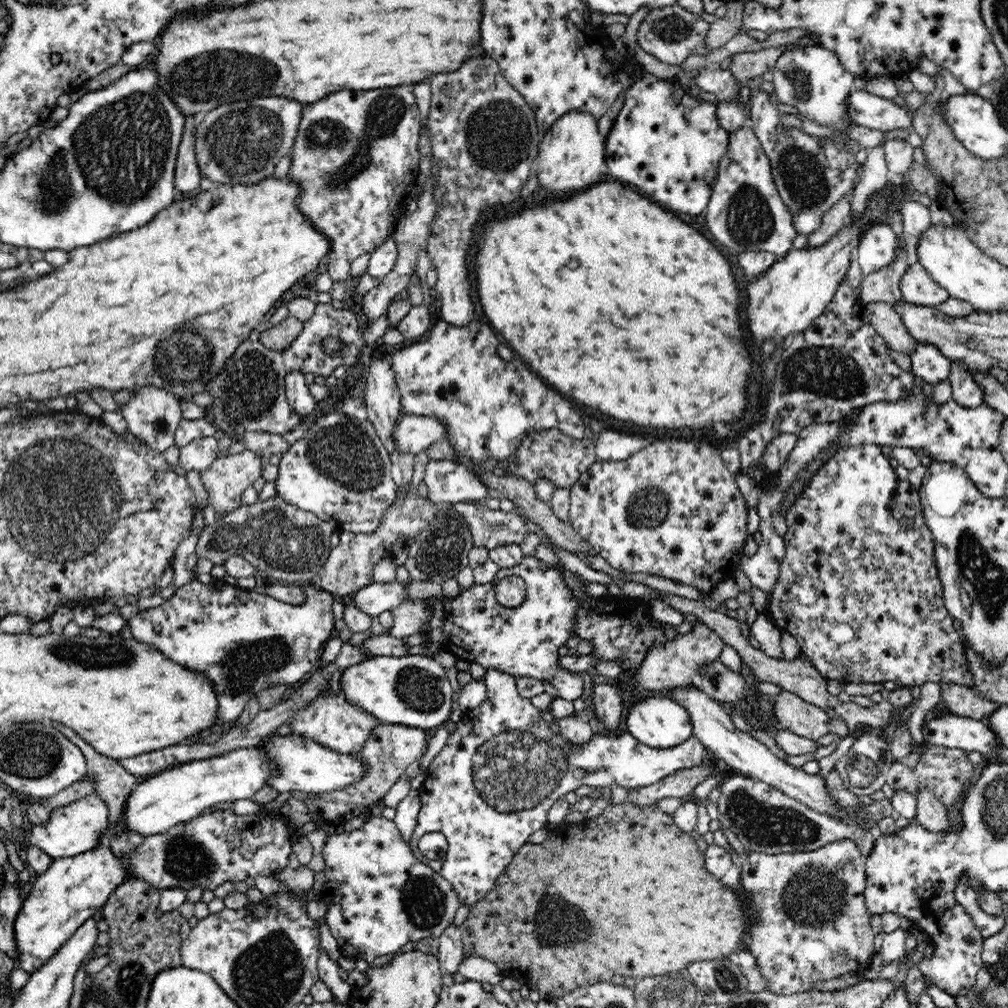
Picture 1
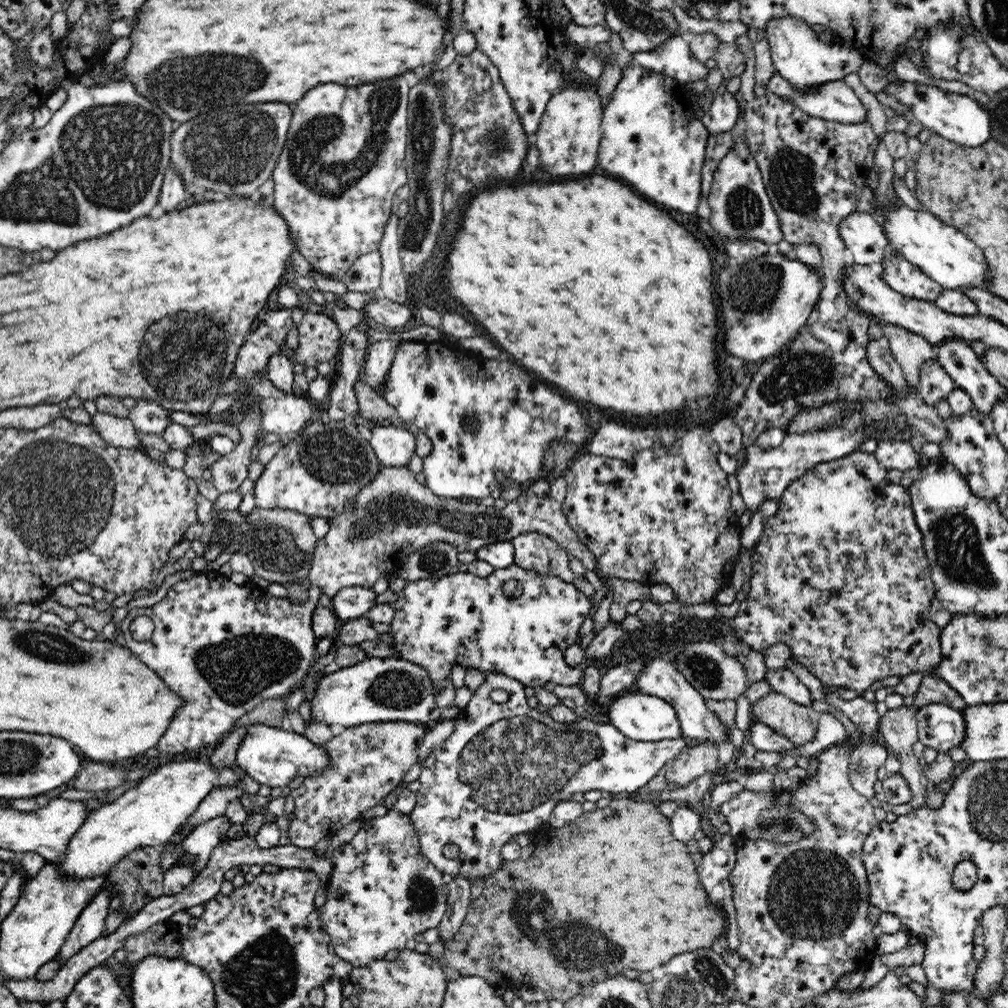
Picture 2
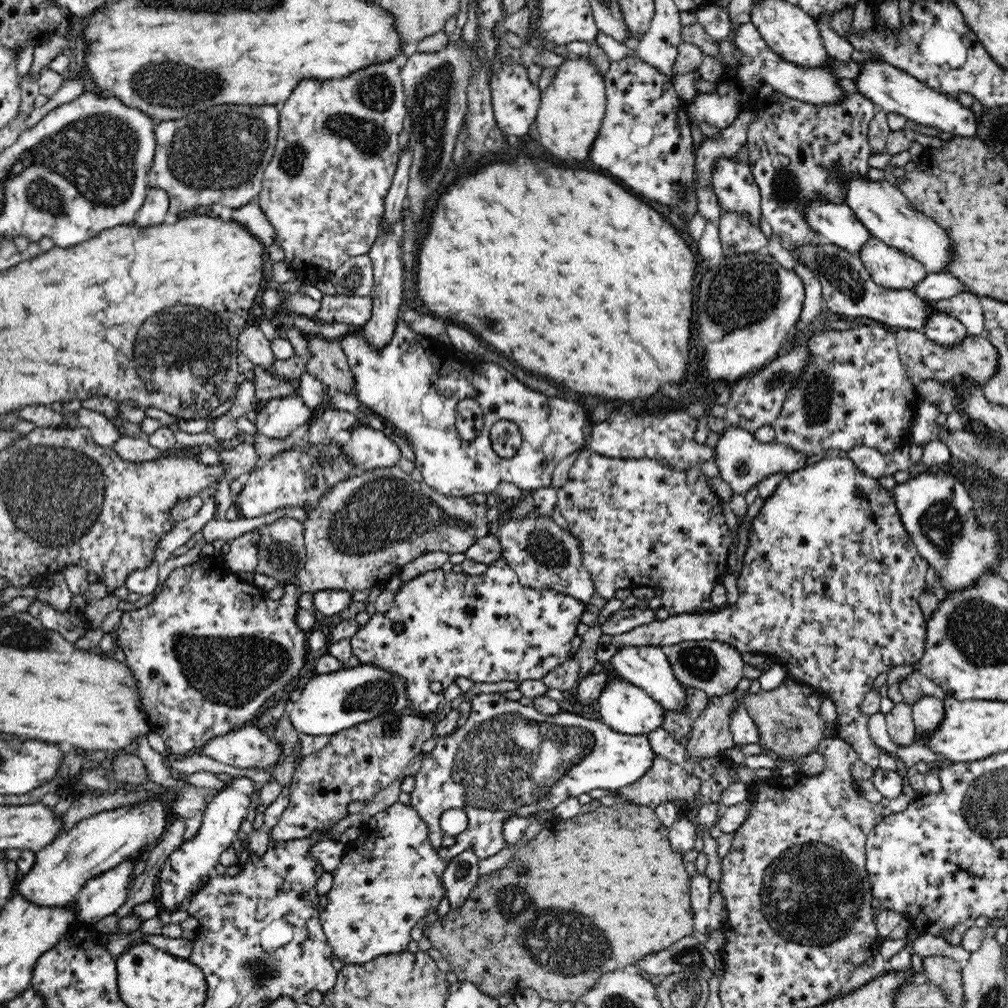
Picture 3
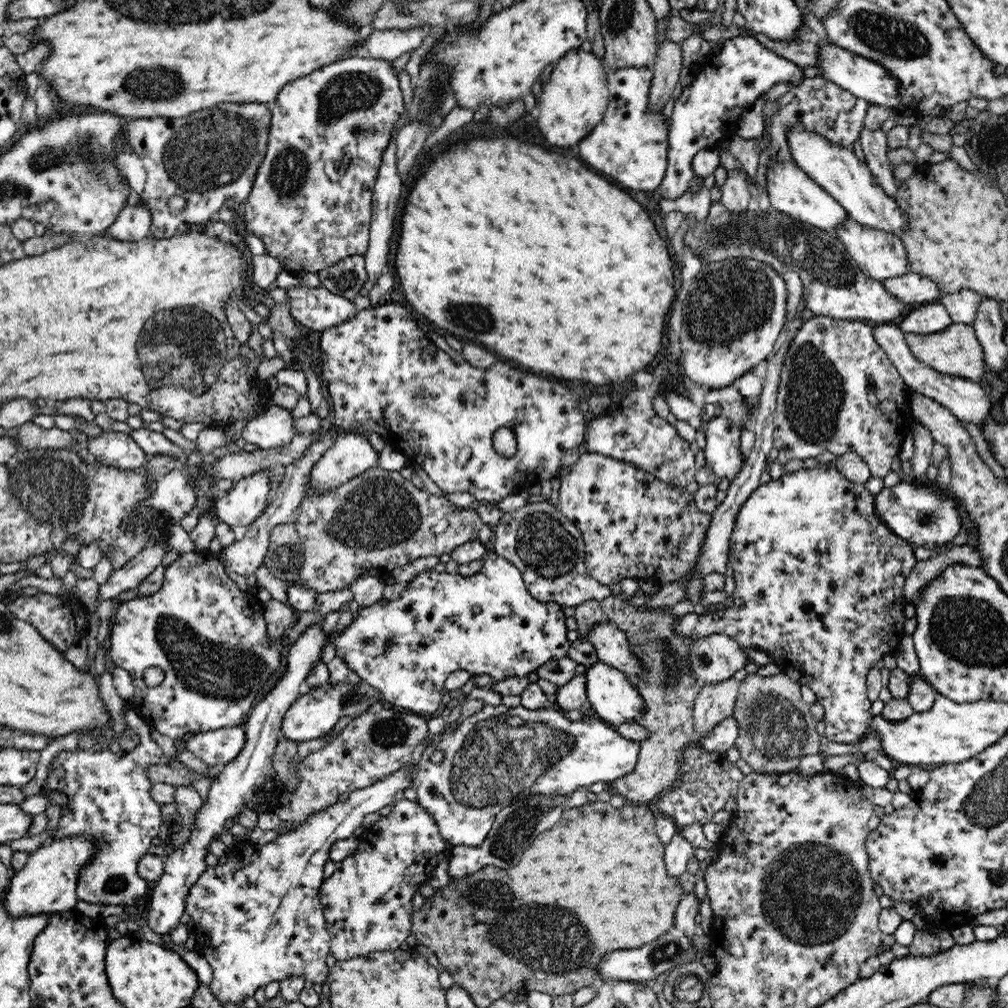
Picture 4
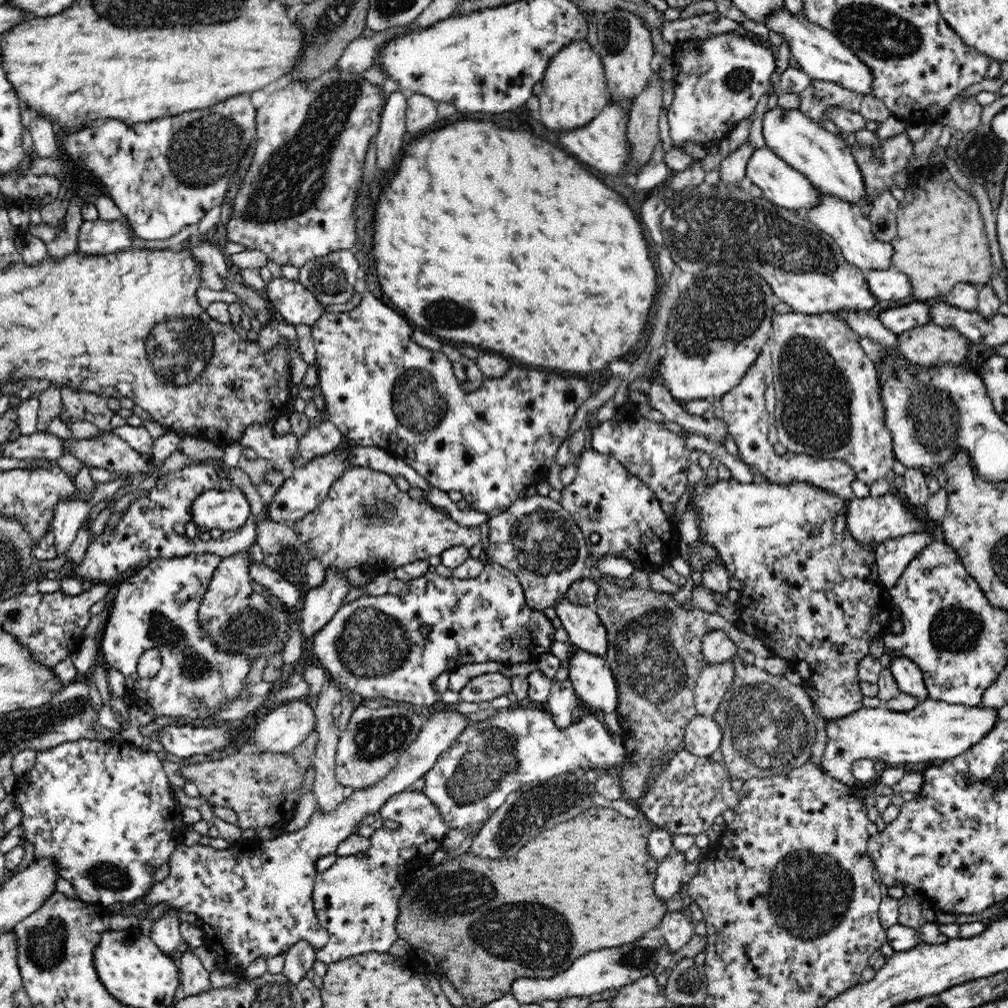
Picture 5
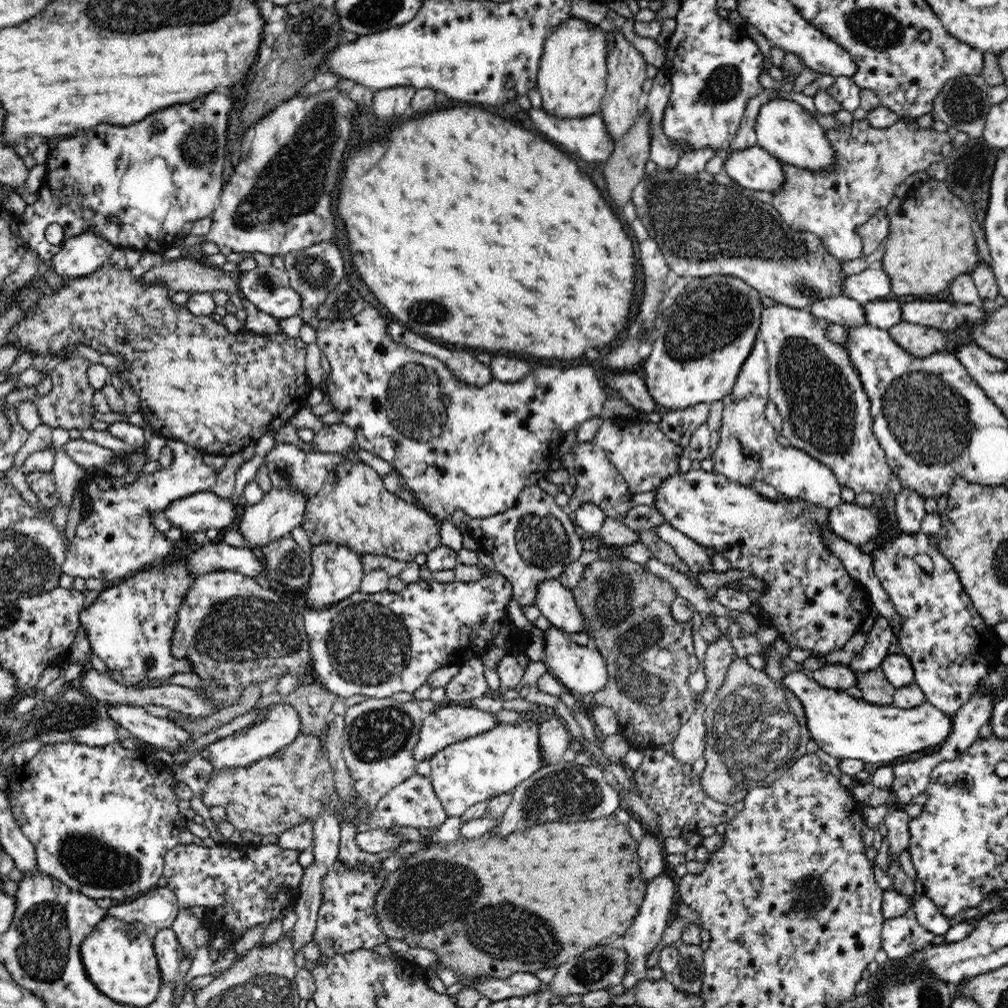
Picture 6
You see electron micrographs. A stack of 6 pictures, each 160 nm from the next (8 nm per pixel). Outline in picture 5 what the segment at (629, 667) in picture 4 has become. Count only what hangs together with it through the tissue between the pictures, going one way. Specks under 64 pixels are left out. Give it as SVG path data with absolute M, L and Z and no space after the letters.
M566 595L554 600L552 607L555 609L556 617L560 619L561 627L568 633L572 645L594 654L606 654L606 627L596 611L588 606L574 604Z

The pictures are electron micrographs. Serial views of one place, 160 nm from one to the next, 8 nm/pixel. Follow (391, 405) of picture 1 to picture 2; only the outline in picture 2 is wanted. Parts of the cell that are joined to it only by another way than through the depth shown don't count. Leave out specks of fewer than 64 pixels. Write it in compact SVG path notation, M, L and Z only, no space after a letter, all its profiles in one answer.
M379 340L366 348L362 380L376 392L384 384L384 374L388 374L388 368L392 367L396 348L400 343L398 340Z

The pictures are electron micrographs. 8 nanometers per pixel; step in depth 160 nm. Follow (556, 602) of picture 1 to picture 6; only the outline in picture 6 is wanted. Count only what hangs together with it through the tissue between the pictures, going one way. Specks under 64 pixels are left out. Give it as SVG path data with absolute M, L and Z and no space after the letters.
M485 572L483 577L476 582L460 582L455 580L449 583L442 583L431 578L427 581L420 579L410 583L400 593L386 590L376 594L366 594L358 591L347 596L344 600L328 606L328 608L316 608L306 603L302 612L302 618L305 631L308 633L309 638L309 647L313 660L312 671L316 673L313 676L313 680L317 681L332 694L336 694L340 699L350 698L350 696L356 696L356 694L366 694L366 696L372 698L391 698L396 692L416 692L426 682L426 677L430 672L436 670L436 668L440 668L440 666L444 666L444 664L446 666L452 666L452 664L454 666L461 666L464 662L468 662L468 660L480 659L480 656L486 654L491 647L500 646L503 643L507 646L507 652L514 652L516 655L525 654L525 650L528 648L528 637L530 634L522 629L518 629L508 615L508 609L506 608L508 608L508 602L510 602L512 596L512 585L508 584L508 580L504 579L504 575L498 572Z

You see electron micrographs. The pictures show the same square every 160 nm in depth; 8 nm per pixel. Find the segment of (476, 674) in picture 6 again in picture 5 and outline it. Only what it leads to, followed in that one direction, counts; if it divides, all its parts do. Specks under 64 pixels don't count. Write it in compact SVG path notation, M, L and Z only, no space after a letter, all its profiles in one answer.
M486 672L470 678L458 692L459 702L484 702L510 692L510 681L502 673Z

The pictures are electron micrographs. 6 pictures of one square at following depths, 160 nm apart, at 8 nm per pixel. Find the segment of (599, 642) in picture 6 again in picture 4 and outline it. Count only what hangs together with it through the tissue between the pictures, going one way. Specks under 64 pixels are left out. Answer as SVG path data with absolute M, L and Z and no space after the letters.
M611 594L601 601L601 607L607 620L614 623L620 631L626 633L630 653L638 657L640 674L629 676L629 680L630 684L636 687L638 695L644 700L644 710L642 710L642 716L636 718L634 723L646 727L646 731L649 732L646 739L638 742L639 754L634 771L626 777L614 781L614 788L624 799L650 805L659 798L660 793L676 786L679 780L679 760L686 748L693 744L695 730L693 726L693 706L696 695L700 692L701 684L691 669L689 656L691 644L696 638L684 638L675 632L678 617L672 615L671 608L668 606L664 606L664 608L636 607L630 603L630 600L624 601L621 594Z

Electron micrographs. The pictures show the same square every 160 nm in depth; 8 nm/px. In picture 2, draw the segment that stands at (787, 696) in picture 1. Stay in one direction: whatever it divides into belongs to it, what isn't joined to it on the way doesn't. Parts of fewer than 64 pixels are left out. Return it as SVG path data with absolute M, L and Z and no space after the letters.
M770 690L751 705L751 717L770 727L774 733L800 747L817 734L820 713L808 705L798 704L780 692Z

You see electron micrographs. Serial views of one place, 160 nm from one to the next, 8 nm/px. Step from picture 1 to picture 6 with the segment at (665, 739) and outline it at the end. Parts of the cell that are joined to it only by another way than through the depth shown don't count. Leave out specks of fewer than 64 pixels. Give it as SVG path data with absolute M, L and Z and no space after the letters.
M550 624L543 631L544 653L548 672L569 691L578 694L595 694L604 688L608 671L604 657L591 645L578 645L570 638L570 633Z

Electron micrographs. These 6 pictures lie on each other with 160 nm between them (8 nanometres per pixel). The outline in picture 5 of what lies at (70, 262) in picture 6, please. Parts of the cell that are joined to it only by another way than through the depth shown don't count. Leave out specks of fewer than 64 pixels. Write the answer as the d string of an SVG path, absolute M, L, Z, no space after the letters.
M83 220L78 230L78 242L74 254L106 256L116 251L125 251L132 244L132 229L128 221Z

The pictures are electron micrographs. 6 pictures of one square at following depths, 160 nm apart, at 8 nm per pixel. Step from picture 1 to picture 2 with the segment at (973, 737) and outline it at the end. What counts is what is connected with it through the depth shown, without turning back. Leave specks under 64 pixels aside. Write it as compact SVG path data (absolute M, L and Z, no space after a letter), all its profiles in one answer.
M930 703L916 710L920 743L934 751L946 753L965 738L966 725L959 710L942 703Z

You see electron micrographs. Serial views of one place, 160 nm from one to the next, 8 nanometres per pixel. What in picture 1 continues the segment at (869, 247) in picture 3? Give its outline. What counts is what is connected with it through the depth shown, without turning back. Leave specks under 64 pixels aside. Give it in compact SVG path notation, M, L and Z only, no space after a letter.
M918 263L909 265L900 283L902 300L906 303L936 308L949 298L949 293Z

